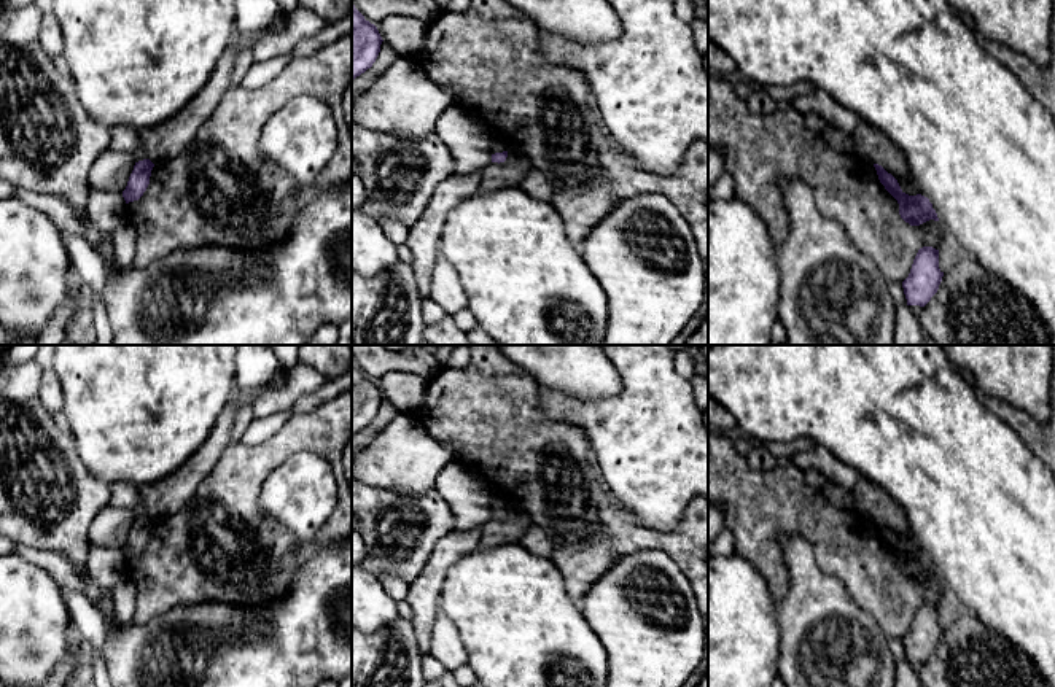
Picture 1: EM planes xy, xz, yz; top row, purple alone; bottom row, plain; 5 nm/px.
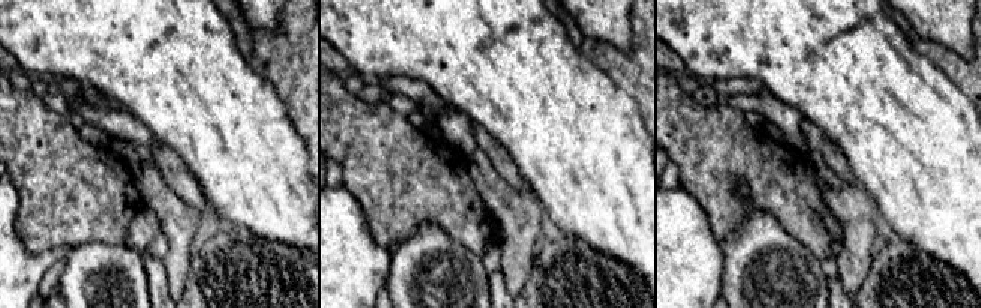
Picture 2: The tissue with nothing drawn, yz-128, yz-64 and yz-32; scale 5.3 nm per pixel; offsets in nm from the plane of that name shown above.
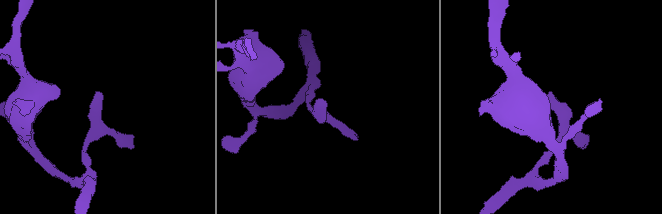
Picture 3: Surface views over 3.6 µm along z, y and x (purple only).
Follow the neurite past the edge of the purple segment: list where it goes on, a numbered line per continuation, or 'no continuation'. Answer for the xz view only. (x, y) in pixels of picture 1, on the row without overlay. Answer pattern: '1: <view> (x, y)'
no continuation

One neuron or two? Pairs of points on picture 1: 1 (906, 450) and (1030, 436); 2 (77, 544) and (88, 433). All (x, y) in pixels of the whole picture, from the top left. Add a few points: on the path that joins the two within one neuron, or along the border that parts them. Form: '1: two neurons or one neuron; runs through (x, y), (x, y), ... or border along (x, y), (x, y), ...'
1: two neurons; border along (992, 414), (1001, 419), (1038, 458)
2: two neurons; border along (69, 431), (81, 461), (110, 485)

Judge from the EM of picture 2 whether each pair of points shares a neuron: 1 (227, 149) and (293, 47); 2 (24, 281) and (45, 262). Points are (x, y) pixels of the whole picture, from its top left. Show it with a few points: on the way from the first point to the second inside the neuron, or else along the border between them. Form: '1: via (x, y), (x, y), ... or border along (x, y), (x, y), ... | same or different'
1: border along (248, 59), (251, 66), (273, 87), (288, 111) | different
2: via (29, 277), (41, 265) | same

